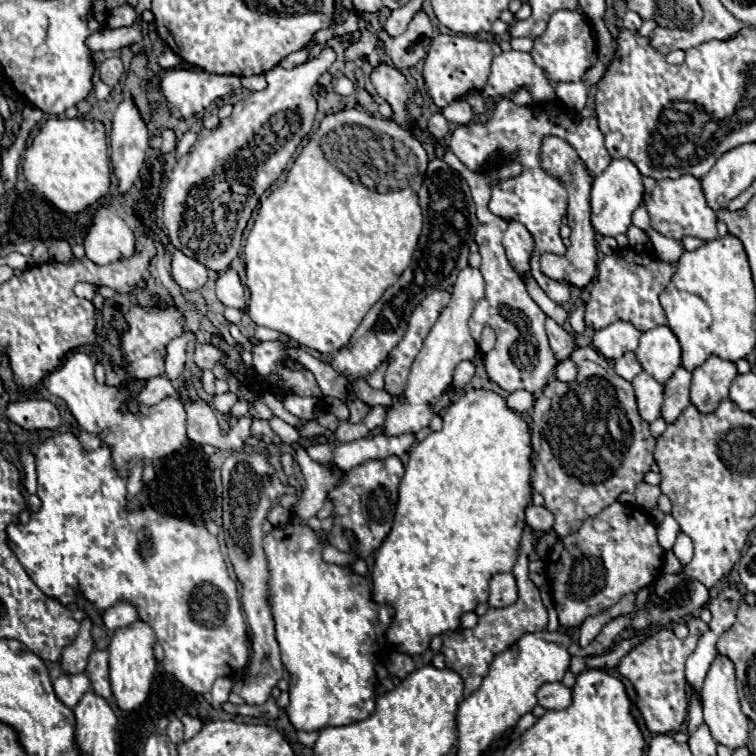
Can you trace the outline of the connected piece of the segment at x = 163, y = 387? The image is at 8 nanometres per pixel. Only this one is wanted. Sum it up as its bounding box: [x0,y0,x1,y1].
[137,377,175,406]

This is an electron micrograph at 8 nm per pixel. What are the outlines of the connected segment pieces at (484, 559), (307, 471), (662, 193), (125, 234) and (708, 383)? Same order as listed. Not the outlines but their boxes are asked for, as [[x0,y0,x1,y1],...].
[[371,389,531,657],[290,443,341,523],[647,175,717,241],[85,207,135,265],[691,357,735,413]]

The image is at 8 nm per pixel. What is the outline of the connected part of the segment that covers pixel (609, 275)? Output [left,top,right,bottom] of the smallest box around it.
[585,249,677,333]

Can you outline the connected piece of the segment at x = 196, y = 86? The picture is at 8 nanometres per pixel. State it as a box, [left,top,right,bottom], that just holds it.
[161,69,241,117]

